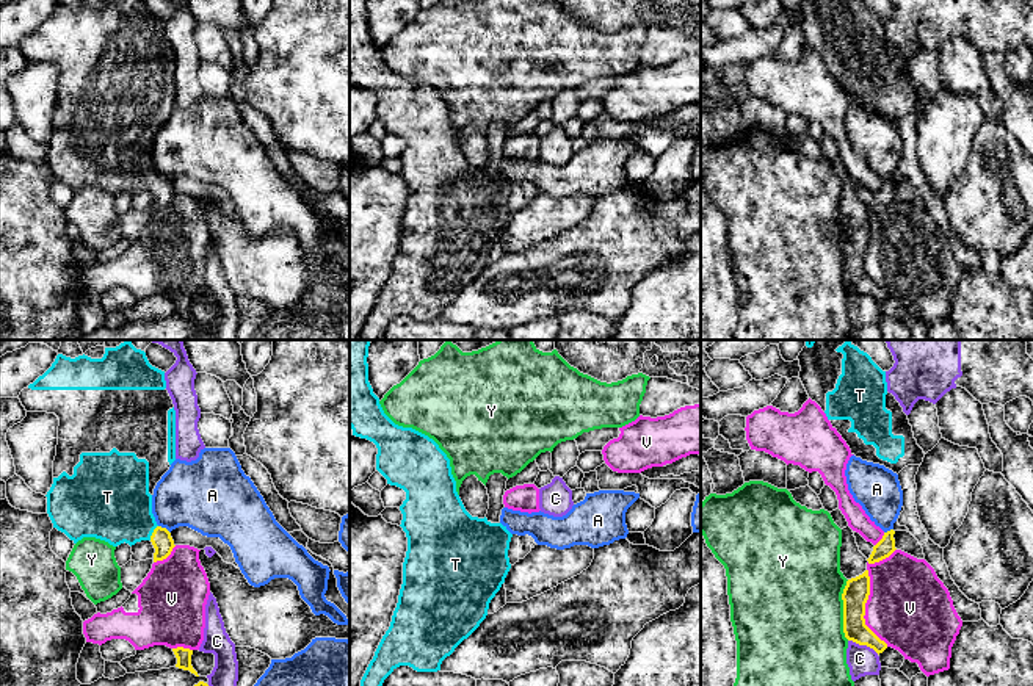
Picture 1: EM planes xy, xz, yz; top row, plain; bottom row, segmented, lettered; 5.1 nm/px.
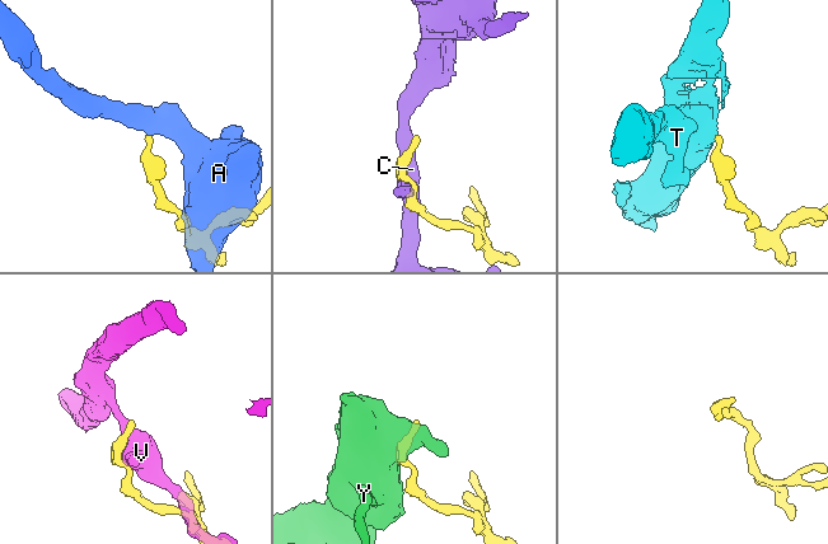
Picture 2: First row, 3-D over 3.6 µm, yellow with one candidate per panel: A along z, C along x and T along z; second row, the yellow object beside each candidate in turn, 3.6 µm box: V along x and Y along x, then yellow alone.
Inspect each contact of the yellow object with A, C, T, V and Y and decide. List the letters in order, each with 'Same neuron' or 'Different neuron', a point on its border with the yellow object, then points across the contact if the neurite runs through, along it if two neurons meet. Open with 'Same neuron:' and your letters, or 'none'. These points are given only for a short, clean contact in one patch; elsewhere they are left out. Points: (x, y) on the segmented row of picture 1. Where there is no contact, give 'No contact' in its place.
Same neuron: T
A: Different neuron. Touches yellow at xy (165, 528)
C: Different neuron. Touches yellow at yz (864, 644)
T: Same neuron. Touches yellow at xy (152, 533). Path across: xy (162, 541), (152, 533), (130, 520), (113, 505)
V: Different neuron. Touches yellow at yz (864, 608)
Y: Different neuron. Touches yellow at yz (844, 610). Boundary: yz (848, 580), (842, 594), (842, 631), (847, 639)

